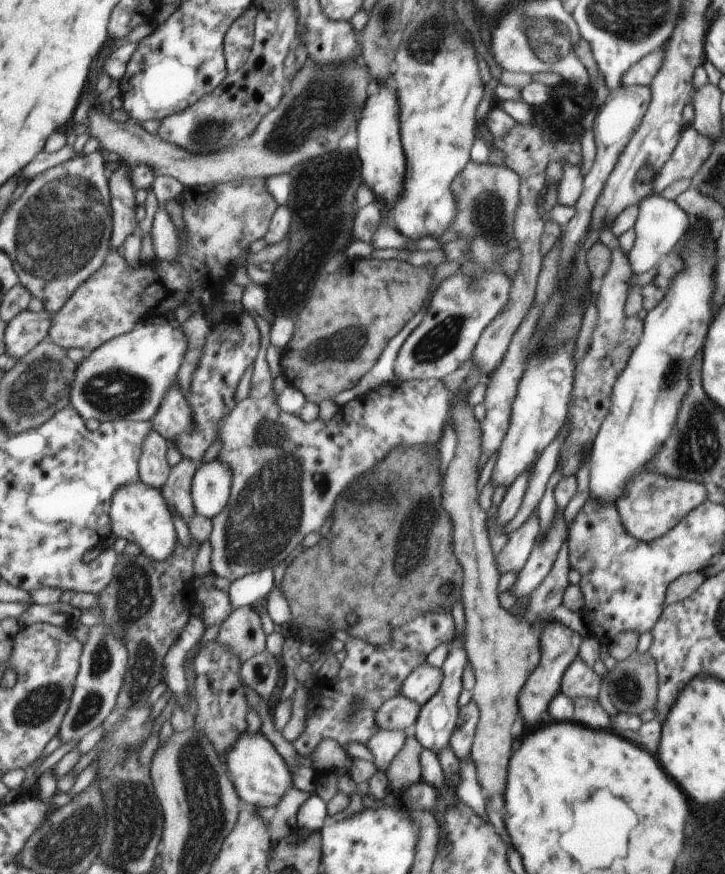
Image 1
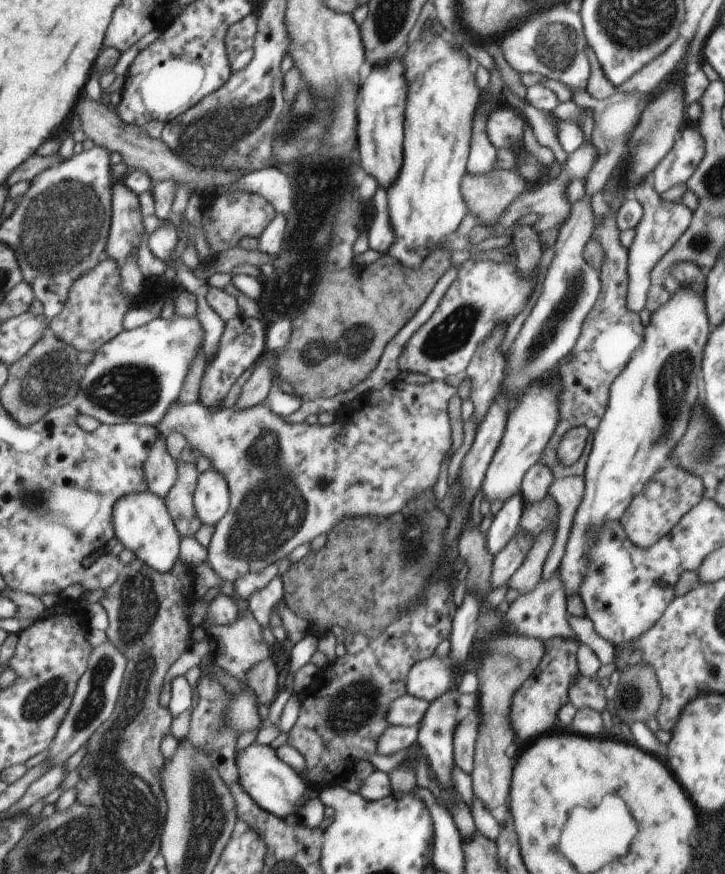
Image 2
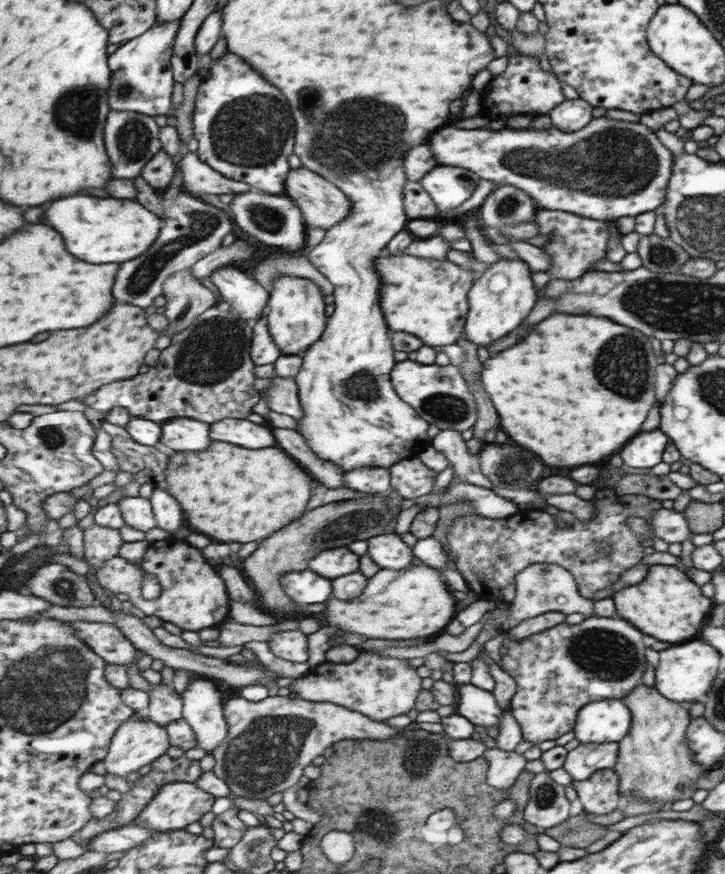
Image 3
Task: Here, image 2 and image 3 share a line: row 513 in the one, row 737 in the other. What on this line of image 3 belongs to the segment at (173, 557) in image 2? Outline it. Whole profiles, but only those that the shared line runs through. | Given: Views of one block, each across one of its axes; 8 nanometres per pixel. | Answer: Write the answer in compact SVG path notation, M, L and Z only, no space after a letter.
M137 712L115 733L110 751L103 762L108 772L127 778L131 772L137 772L143 766L152 765L155 760L161 759L169 748L171 748L171 738L167 727L148 719L145 713Z

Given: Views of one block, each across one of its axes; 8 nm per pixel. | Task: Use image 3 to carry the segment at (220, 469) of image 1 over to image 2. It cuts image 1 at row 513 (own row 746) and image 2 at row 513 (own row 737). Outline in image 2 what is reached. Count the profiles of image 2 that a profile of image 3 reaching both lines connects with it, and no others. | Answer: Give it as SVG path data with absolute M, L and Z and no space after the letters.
M211 468L200 473L194 494L194 505L198 517L209 526L216 526L229 512L230 486L221 472Z

